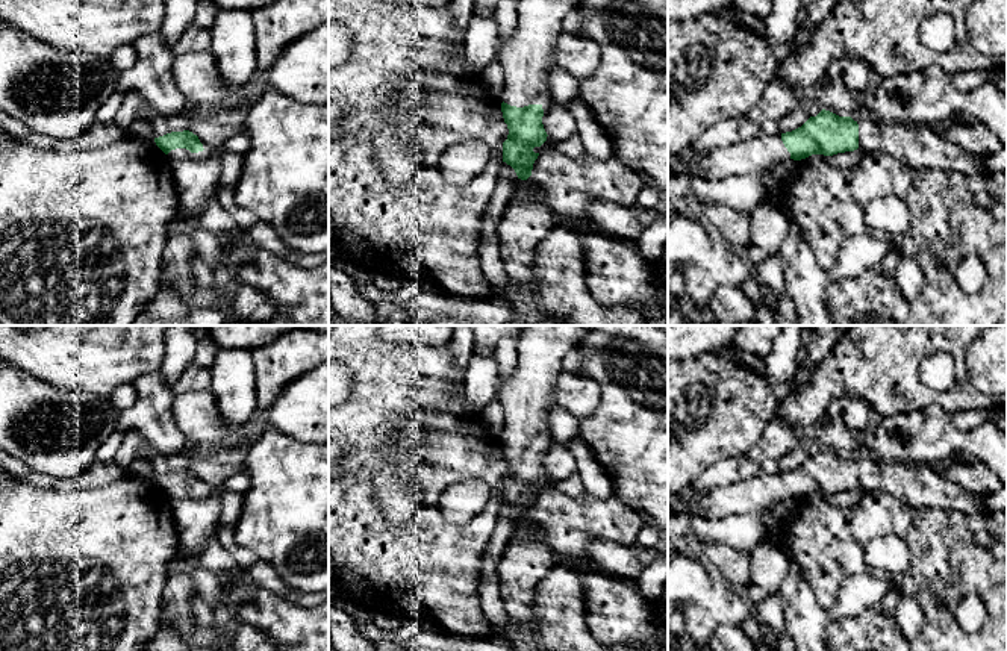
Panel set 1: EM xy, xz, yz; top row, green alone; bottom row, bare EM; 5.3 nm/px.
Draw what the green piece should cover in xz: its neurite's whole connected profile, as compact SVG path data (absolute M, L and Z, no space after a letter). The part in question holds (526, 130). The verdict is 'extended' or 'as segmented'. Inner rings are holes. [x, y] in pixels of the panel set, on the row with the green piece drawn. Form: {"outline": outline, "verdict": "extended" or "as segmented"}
{"outline": "M518 0L518 27L497 53L506 77L501 112L509 129L503 162L518 176L498 224L498 244L507 279L521 285L535 282L538 247L554 226L541 191L528 177L539 156L533 148L548 136L542 106L551 100L550 73L557 67L554 48L563 30L562 20L580 2Z", "verdict": "extended"}

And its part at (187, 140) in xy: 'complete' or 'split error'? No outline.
split error

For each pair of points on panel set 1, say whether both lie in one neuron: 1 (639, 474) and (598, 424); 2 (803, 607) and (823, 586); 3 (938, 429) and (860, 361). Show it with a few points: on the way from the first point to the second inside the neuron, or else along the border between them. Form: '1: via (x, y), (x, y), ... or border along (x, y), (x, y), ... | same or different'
1: via (636, 462), (611, 436) | same
2: border along (797, 563), (816, 601), (827, 610) | different
3: border along (948, 411), (930, 404), (885, 417) | different

